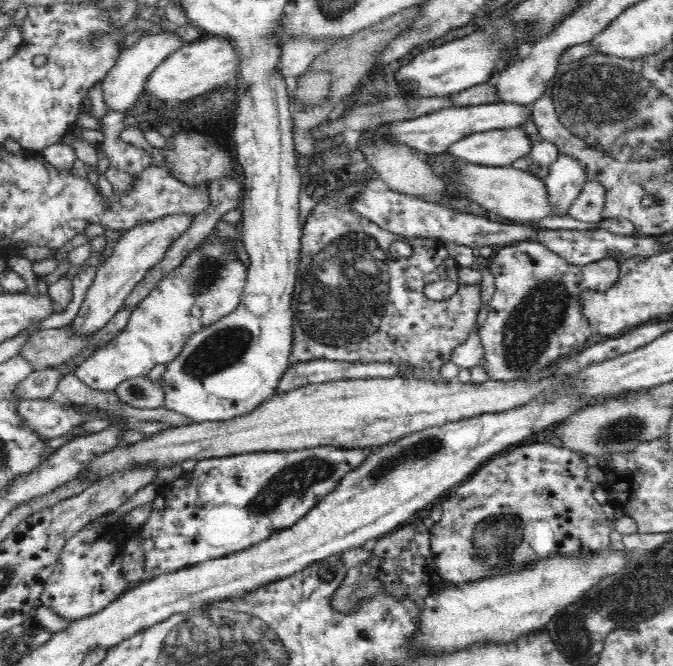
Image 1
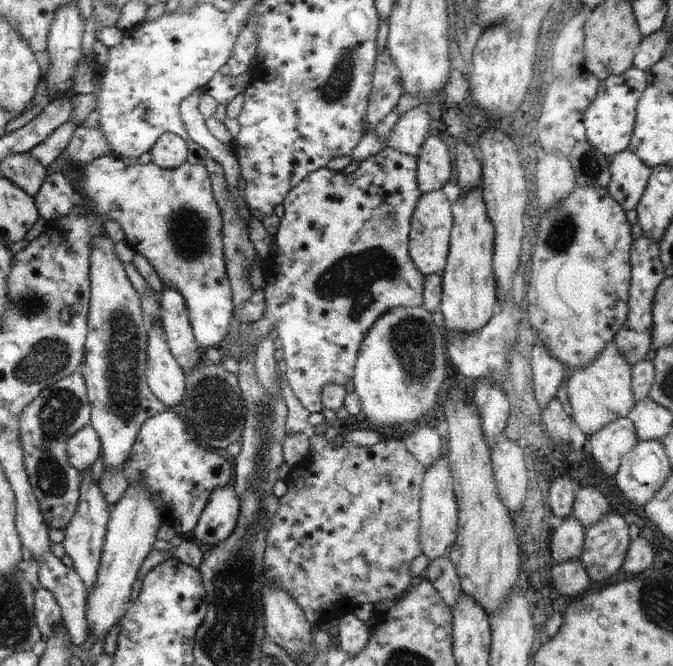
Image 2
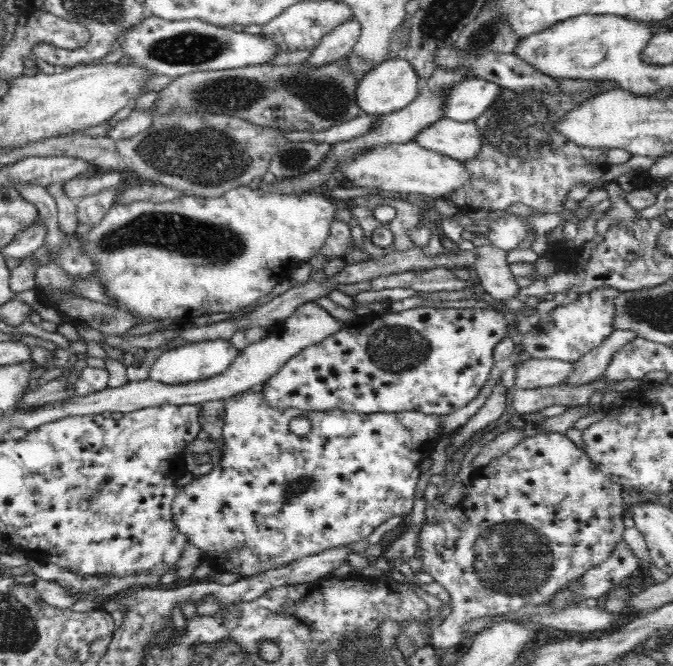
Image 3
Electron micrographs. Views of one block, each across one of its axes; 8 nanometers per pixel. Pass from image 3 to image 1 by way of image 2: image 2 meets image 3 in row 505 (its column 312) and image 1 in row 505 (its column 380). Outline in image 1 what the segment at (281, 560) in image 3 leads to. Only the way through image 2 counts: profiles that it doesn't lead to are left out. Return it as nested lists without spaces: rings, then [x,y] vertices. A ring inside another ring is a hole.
[[[318,446],[302,450],[248,452],[197,461],[192,471],[183,471],[175,481],[159,488],[155,500],[151,502],[150,517],[137,531],[145,560],[142,580],[149,581],[156,576],[244,550],[261,543],[275,532],[294,526],[375,448]]]

